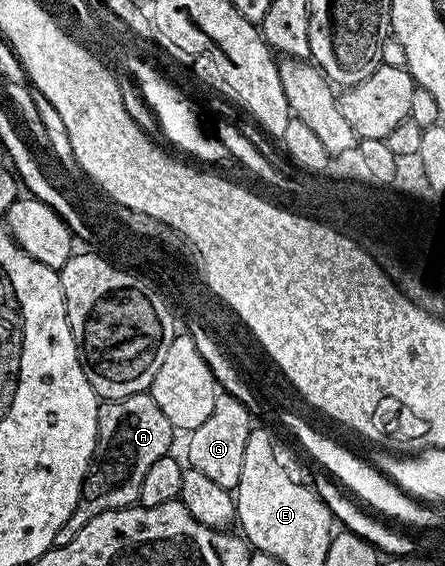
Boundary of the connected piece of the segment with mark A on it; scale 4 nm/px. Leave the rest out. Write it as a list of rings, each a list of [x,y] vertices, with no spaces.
[[[151,391],[103,401],[98,414],[96,449],[92,455],[94,474],[87,477],[74,514],[66,518],[66,526],[62,526],[58,534],[54,534],[54,545],[66,546],[66,542],[70,542],[74,534],[78,534],[78,530],[82,530],[86,522],[90,522],[90,518],[98,518],[98,514],[133,507],[140,499],[142,478],[146,478],[150,466],[154,466],[158,458],[173,451],[172,435],[174,429],[170,418],[162,414]]]

